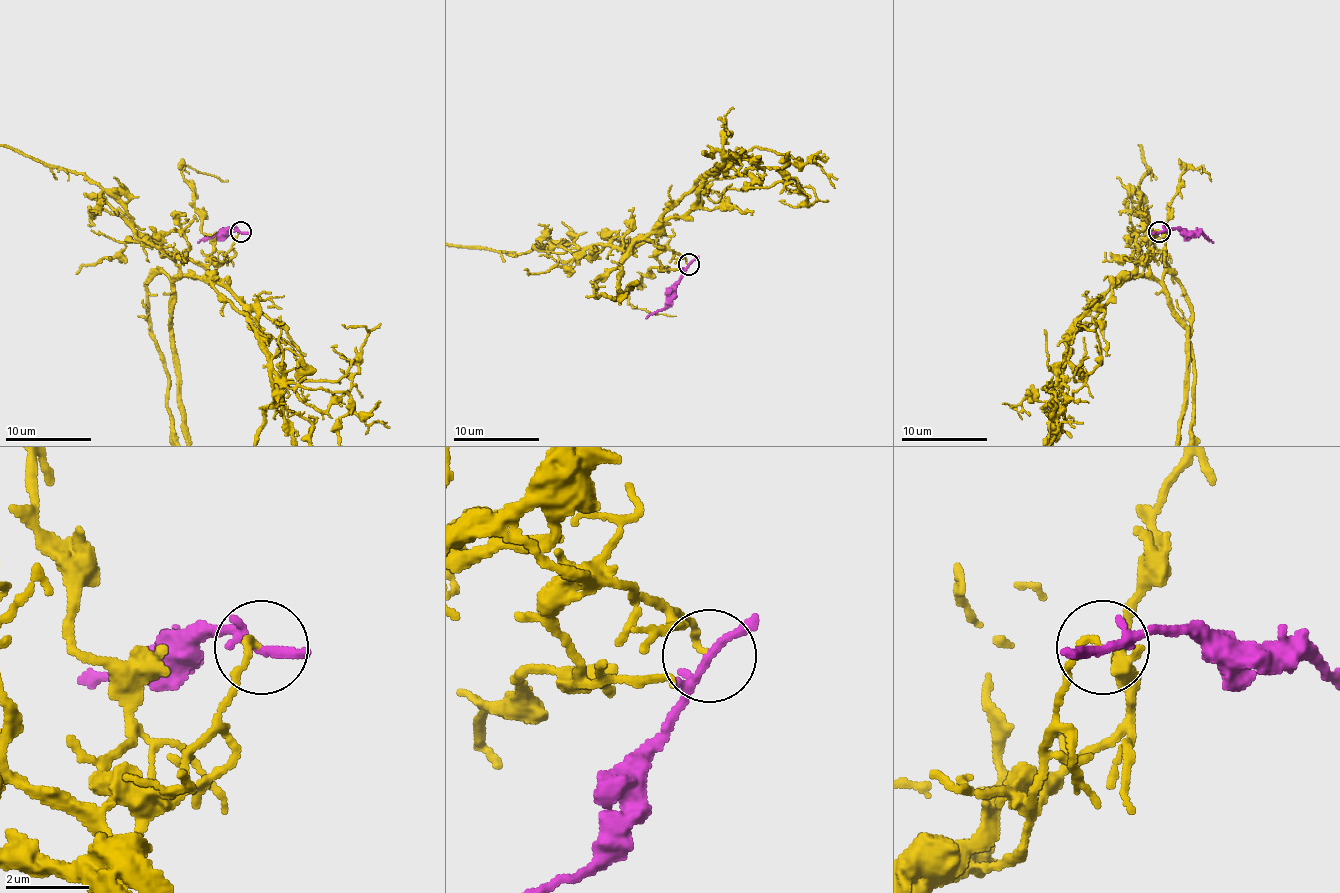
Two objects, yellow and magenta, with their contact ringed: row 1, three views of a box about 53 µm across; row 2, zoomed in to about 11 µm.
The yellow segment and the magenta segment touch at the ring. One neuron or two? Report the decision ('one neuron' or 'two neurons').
two neurons

